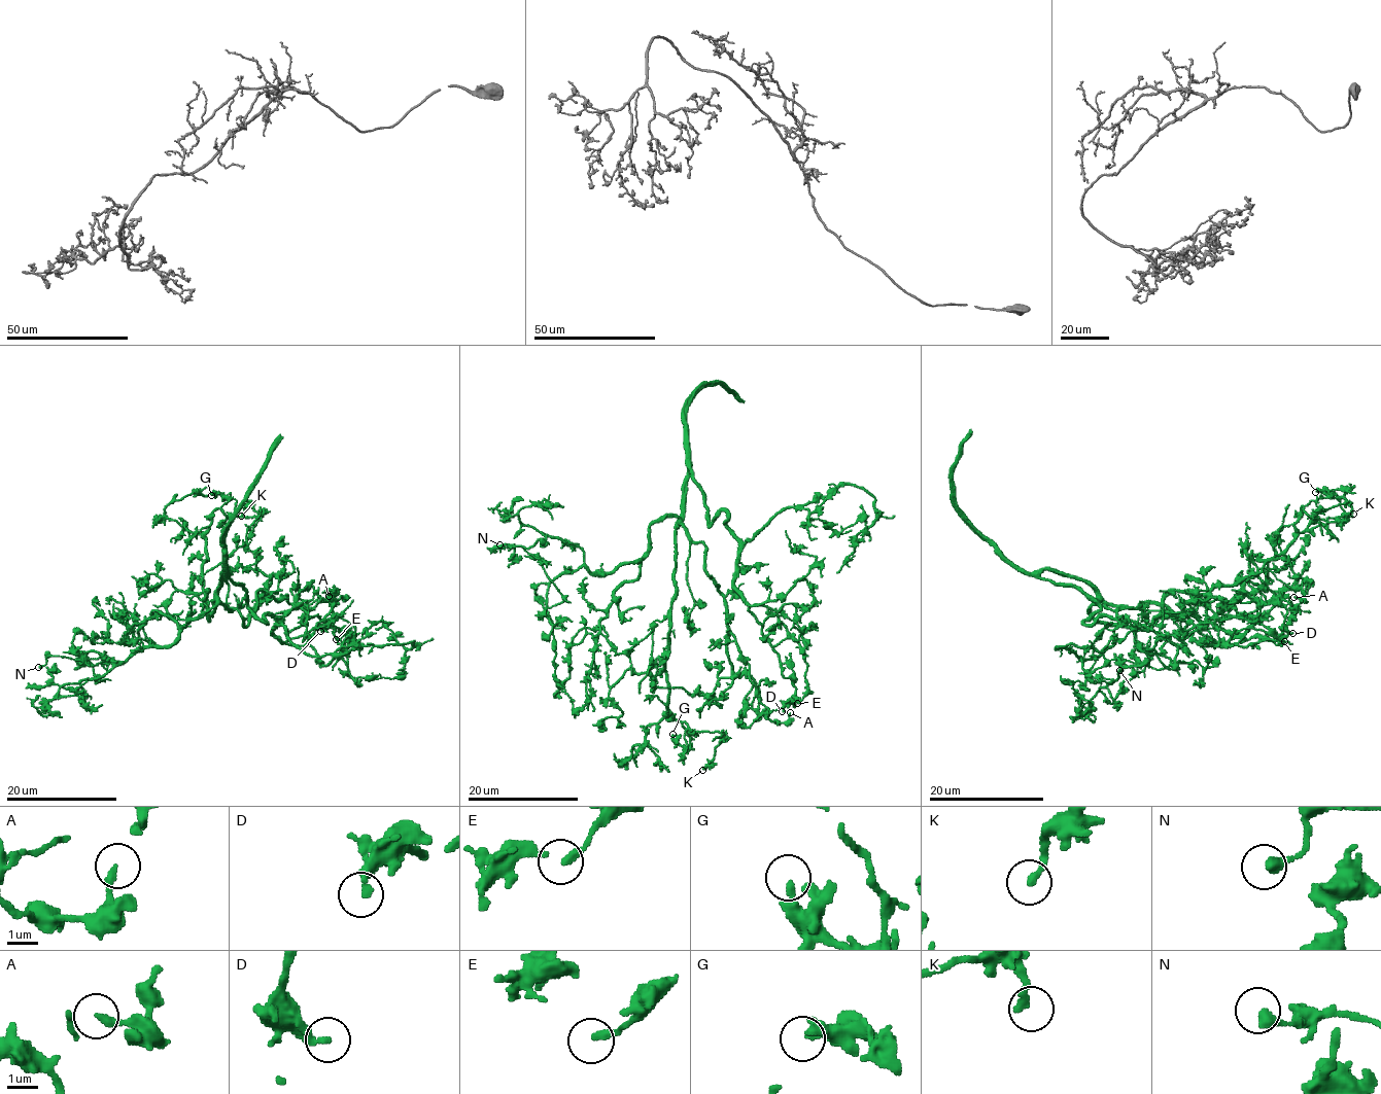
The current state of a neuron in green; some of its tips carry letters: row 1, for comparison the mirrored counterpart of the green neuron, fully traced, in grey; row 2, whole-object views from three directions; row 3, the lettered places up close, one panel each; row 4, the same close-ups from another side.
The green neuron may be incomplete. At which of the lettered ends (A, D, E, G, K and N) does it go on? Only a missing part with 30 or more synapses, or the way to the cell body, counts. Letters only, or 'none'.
none

